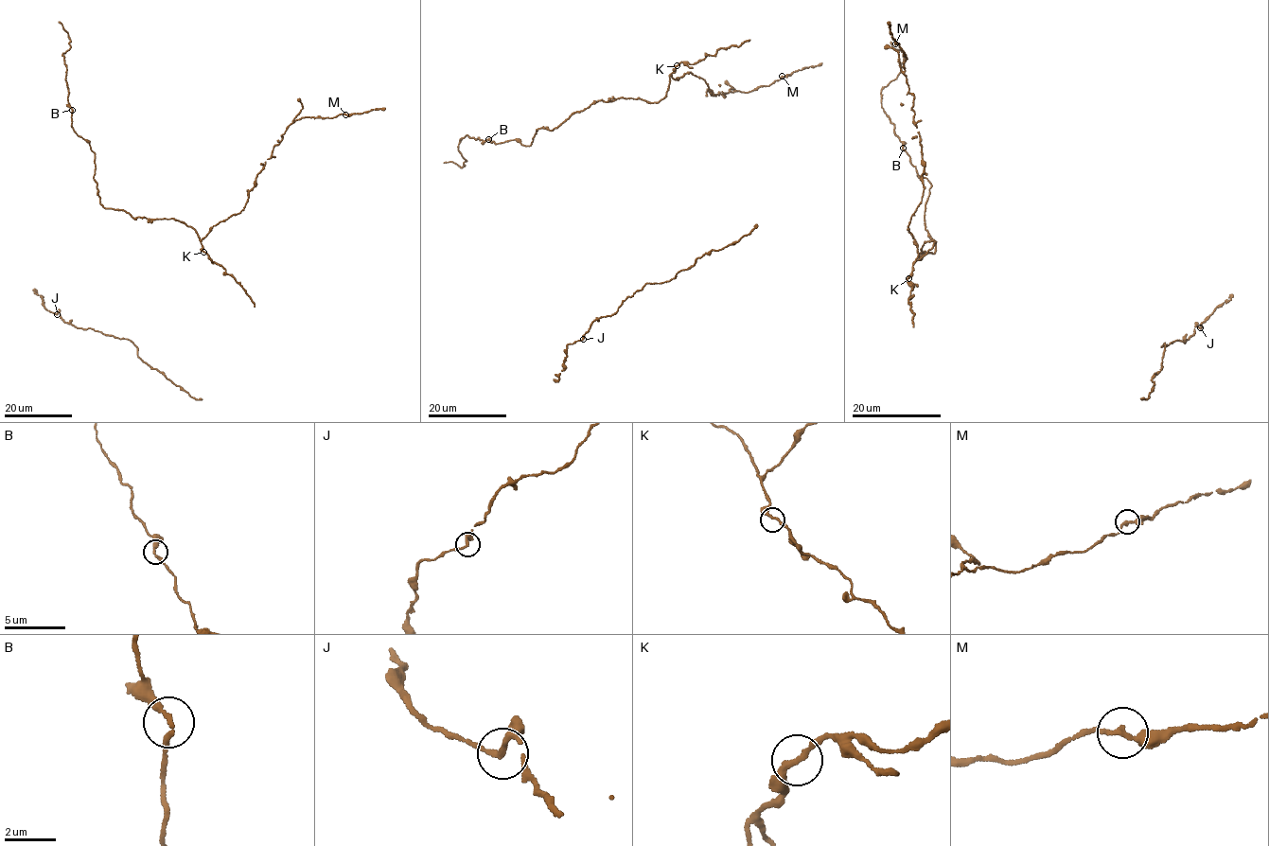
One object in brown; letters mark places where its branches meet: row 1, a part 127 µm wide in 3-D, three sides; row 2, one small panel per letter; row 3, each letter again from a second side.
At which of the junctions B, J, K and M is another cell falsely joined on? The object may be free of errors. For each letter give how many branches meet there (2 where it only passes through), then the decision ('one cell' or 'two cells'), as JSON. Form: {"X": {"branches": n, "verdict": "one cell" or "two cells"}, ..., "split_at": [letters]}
{"B": {"branches": 2, "verdict": "one cell"}, "J": {"branches": 2, "verdict": "one cell"}, "K": {"branches": 2, "verdict": "one cell"}, "M": {"branches": 2, "verdict": "one cell"}, "split_at": []}

